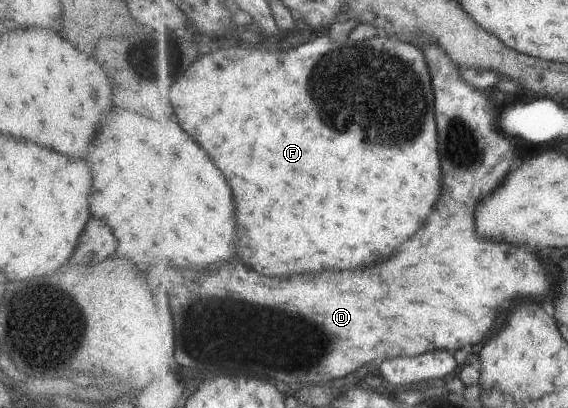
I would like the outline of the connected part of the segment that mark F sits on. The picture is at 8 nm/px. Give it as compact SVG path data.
M318 33L319 39L307 43L307 45L300 45L296 49L283 50L280 52L269 51L269 49L249 49L245 47L233 47L227 49L219 49L213 51L211 55L206 54L203 59L199 59L171 89L171 99L175 101L175 109L179 115L179 121L183 125L183 129L187 129L187 133L191 133L209 153L211 157L215 157L217 165L227 173L227 179L231 181L231 187L235 189L235 201L239 201L239 253L243 255L243 259L247 261L249 267L257 269L259 273L267 273L267 275L289 275L289 273L319 273L319 271L343 271L343 269L359 269L359 267L369 267L381 261L387 261L391 255L399 253L403 249L403 245L417 233L417 217L419 215L431 215L435 211L435 205L441 197L443 191L443 161L441 161L441 145L439 145L439 126L438 126L438 111L436 108L436 91L434 88L434 77L428 62L426 51L421 49L415 43L404 41L397 41L391 37L374 37L368 40L363 40L359 45L351 45L351 43L339 43L335 39L331 39L329 35L321 37Z

